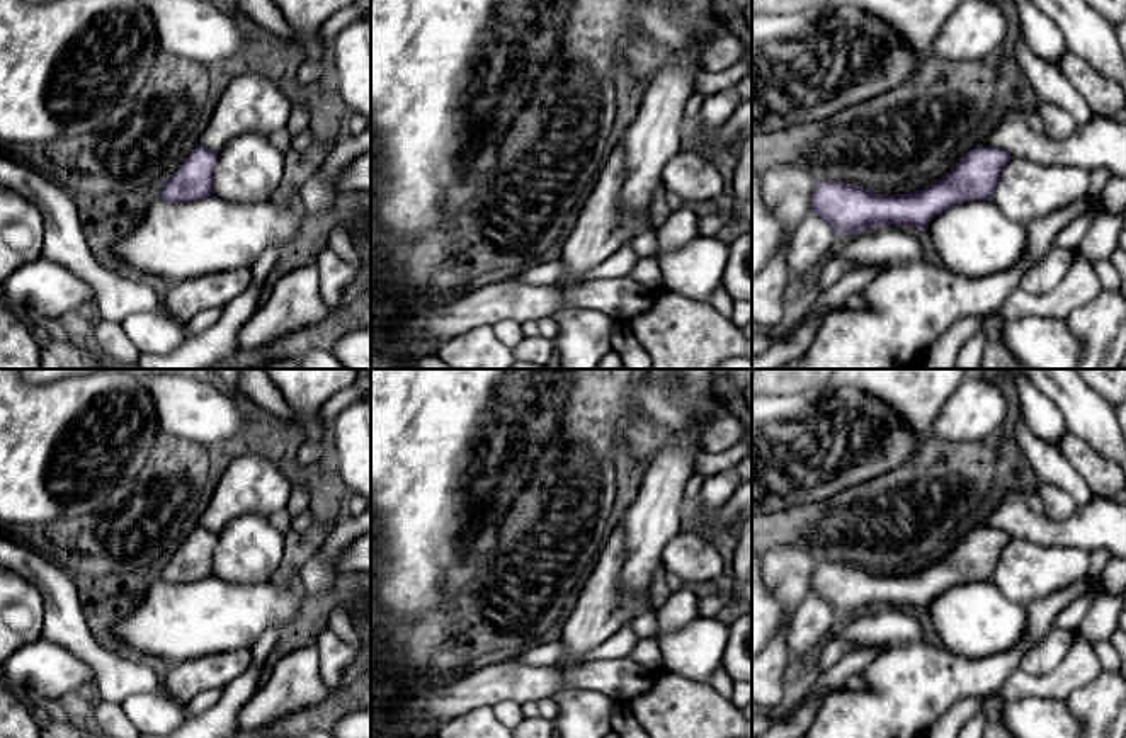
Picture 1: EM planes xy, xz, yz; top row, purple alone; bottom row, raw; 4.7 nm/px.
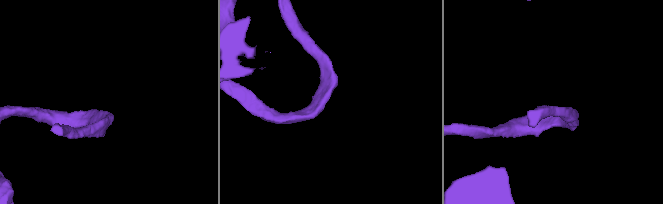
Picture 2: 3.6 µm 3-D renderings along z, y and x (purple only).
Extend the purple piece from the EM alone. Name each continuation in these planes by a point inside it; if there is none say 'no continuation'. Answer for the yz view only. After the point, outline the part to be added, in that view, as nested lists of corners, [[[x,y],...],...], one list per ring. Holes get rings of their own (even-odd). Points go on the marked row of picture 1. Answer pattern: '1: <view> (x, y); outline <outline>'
1: yz (1099, 143); outline [[[1007,111],[997,128],[981,139],[983,146],[1046,167],[1073,165],[1089,172],[1107,168],[1114,177],[1126,177],[1126,121],[1092,114],[1070,138],[1056,141],[1046,133],[1034,133],[1027,126],[1027,114]]]

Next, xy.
1: xy (252, 102); outline [[[243,71],[219,95],[199,145],[218,153],[240,134],[270,136],[286,128],[293,107],[287,94],[269,77]]]

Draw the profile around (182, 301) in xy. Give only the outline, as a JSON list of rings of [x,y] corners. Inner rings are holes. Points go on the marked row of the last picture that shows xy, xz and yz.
[[[248,267],[192,277],[162,289],[162,309],[180,325],[187,325],[202,309],[226,306],[250,284]]]

